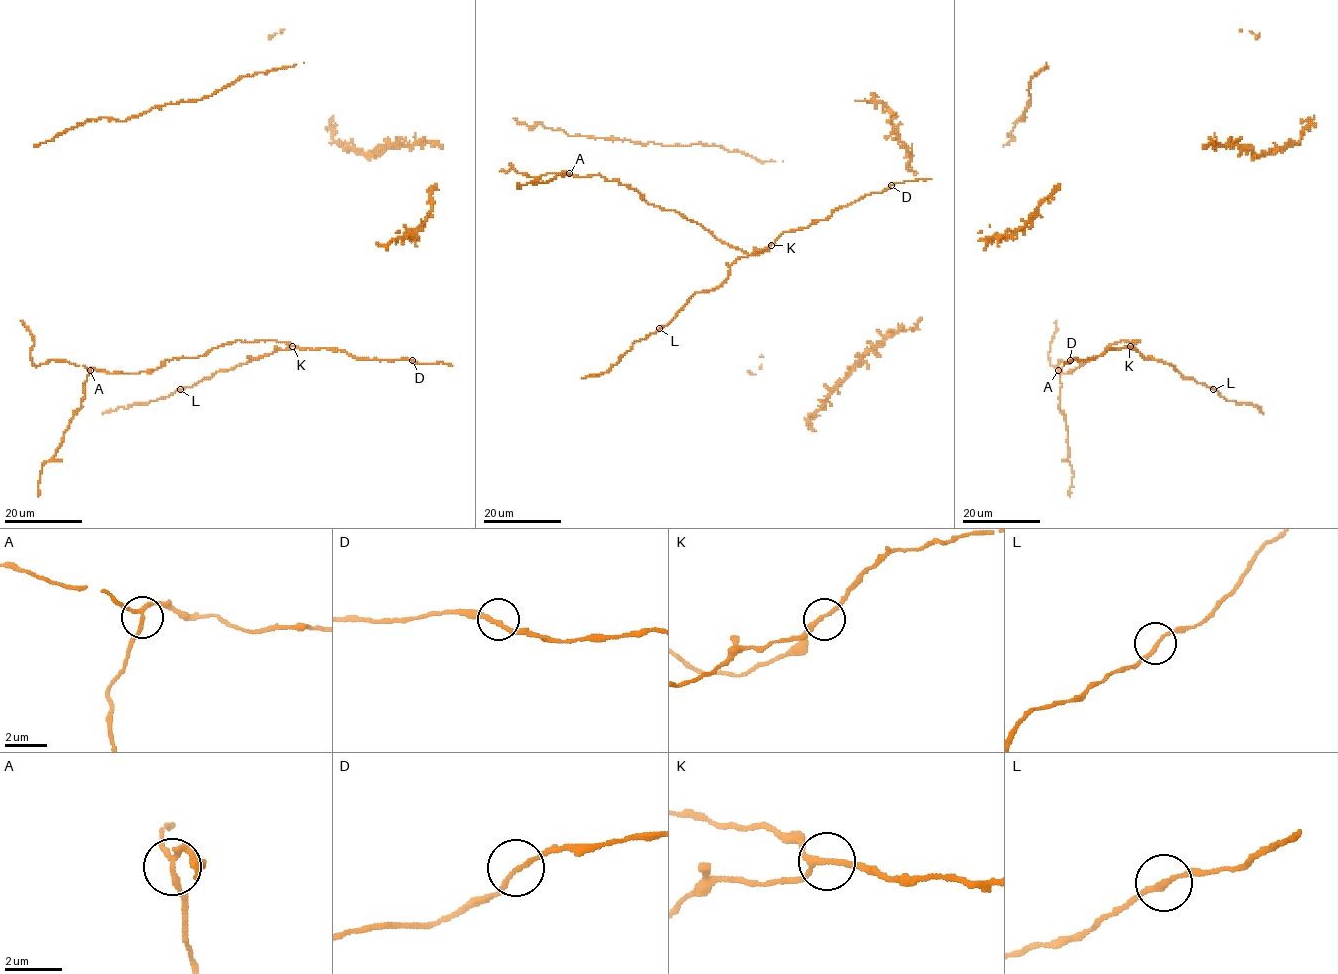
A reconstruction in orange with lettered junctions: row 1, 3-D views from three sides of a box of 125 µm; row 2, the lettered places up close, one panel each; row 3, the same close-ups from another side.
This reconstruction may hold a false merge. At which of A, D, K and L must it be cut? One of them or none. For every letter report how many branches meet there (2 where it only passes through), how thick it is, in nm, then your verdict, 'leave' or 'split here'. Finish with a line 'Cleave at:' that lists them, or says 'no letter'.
A: 3 | 160 nm | split here
D: 2 | 160 nm | leave
K: 3 | 170 nm | leave
L: 2 | 170 nm | leave
Cleave at: A

